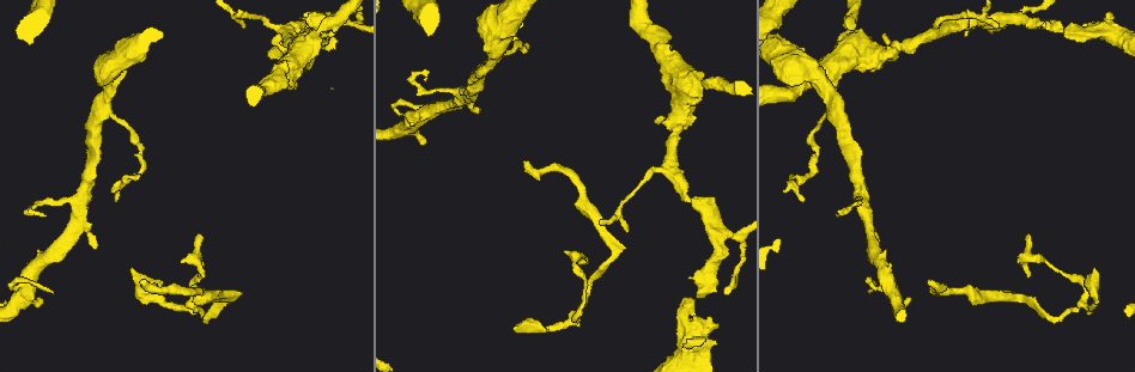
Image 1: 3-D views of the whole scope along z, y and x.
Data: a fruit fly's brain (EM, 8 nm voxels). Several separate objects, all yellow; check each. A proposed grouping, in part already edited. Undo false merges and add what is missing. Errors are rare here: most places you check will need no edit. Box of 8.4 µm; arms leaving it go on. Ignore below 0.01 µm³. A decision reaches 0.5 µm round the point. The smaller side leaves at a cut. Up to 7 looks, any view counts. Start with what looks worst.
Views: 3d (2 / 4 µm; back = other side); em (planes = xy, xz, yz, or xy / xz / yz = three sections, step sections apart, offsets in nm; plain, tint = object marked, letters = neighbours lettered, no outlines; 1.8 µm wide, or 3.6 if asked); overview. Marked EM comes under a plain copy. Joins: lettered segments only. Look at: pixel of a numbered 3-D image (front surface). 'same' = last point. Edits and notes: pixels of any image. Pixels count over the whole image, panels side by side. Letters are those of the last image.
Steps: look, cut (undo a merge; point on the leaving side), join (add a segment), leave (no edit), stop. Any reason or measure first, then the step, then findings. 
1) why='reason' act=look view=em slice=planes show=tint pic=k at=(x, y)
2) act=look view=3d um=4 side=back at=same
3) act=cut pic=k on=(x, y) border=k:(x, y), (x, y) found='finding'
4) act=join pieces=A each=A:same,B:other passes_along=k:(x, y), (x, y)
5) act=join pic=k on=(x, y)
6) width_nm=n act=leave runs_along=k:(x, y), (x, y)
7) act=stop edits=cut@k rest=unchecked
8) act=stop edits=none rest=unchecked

why='abrupt turn' act=look view=3d um=2 side=back pic=1 at=(1002, 18)

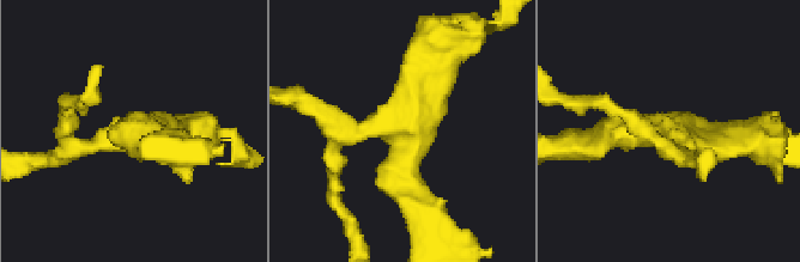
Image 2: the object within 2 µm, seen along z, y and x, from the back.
arms=4 why='now the EM' act=look view=em um=3.6 slice=planes show=tint pic=2 at=(139, 133)

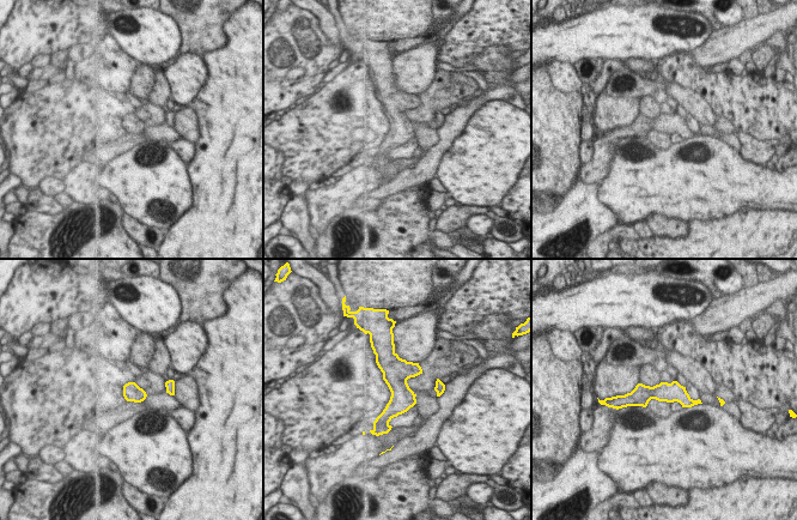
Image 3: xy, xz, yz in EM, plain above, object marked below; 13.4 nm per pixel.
act=look view=em um=3.6 slice=planes show=letters at=same

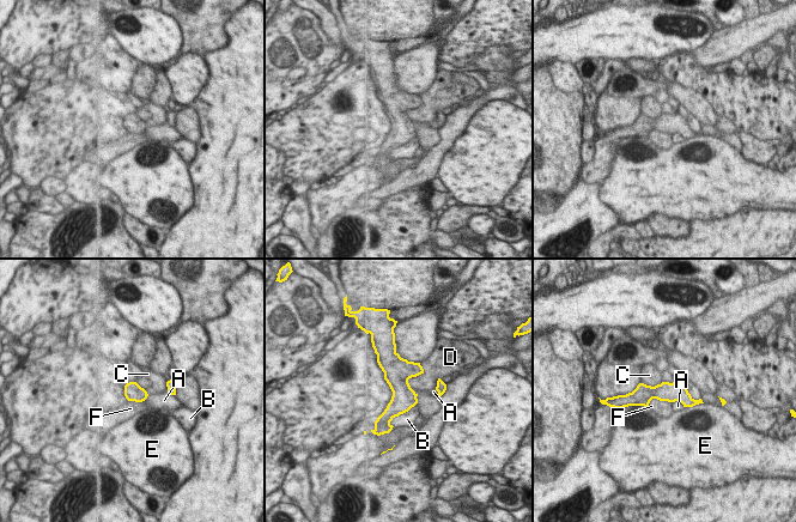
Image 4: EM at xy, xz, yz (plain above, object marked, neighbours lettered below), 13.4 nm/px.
act=leave each=A:other,B:other,C:other,D:other,E:other,F:other runs_along=4:(633, 400), (680, 393), (692, 402) found='one cell here'

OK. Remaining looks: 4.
why='free end' act=look view=em um=3.6 slice=planes show=letters pic=1 at=(1094, 267)

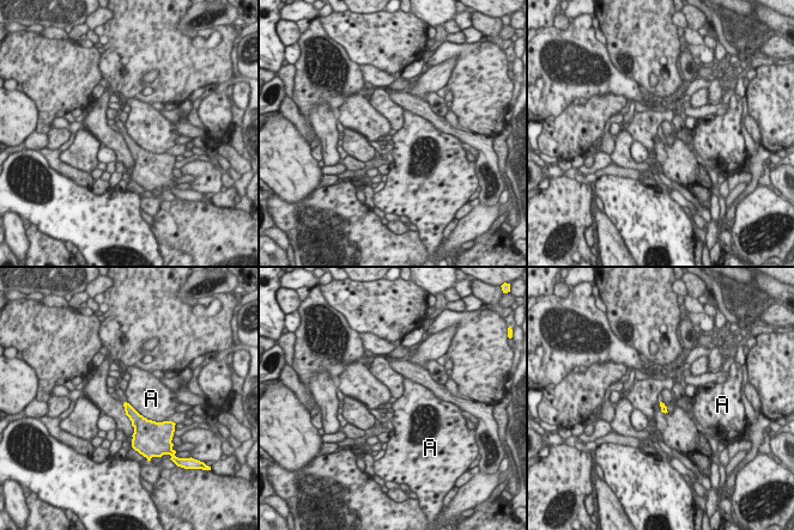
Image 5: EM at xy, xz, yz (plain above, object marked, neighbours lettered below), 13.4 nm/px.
act=leave each=A:other border=5:(125, 401), (147, 419), (161, 422) found='none of them fits'

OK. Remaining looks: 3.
why='thick end' act=look view=em slice=planes show=tint pic=1 at=(663, 117)

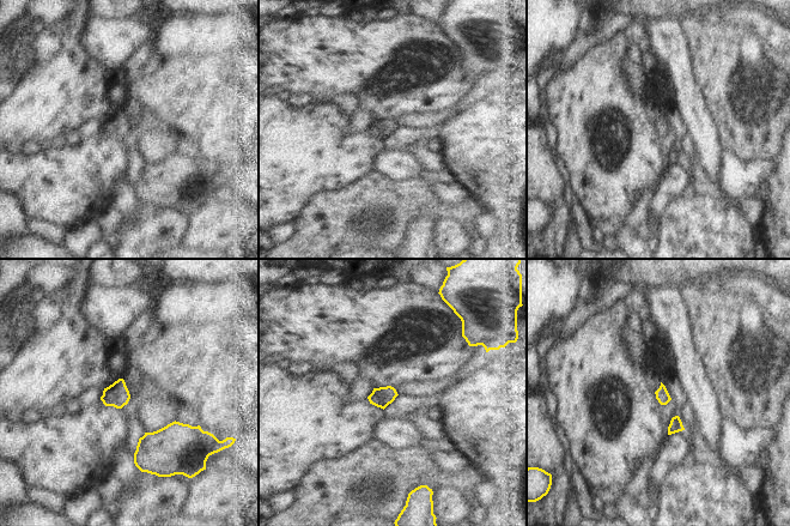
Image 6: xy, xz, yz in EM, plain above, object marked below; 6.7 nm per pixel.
act=look view=em slice=planes show=letters at=same

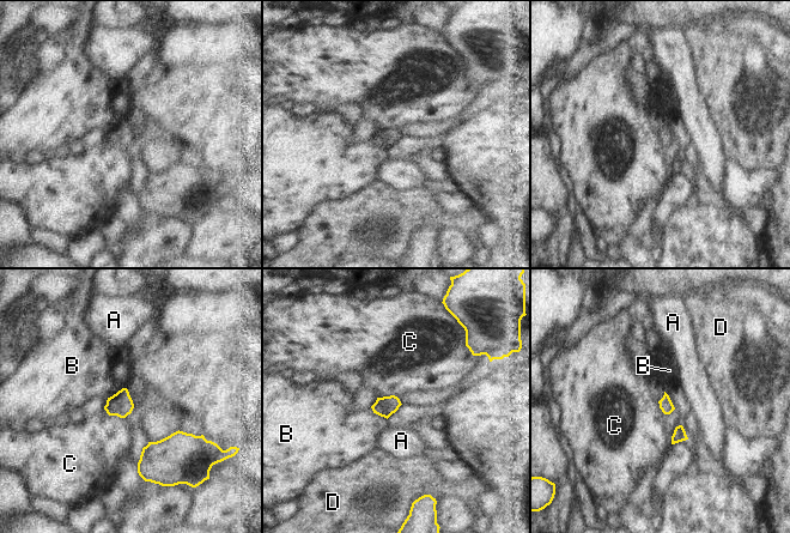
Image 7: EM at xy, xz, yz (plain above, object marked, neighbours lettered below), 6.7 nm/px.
act=leave each=A:other,B:other,C:other,D:other border=7:(103, 409), (109, 415), (126, 417) found='none of them fits'

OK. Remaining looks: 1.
act=stop edits=none rest=unchecked

